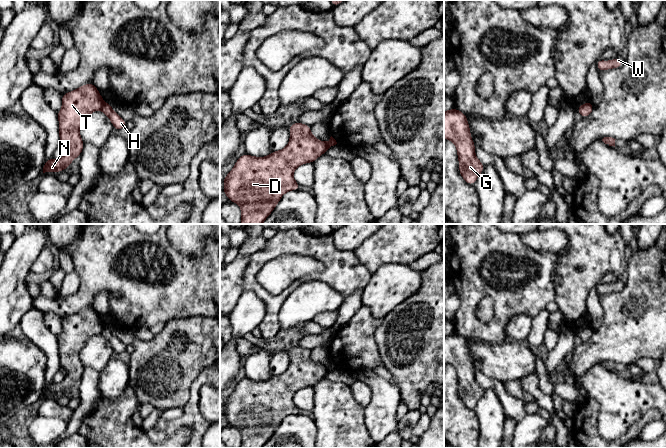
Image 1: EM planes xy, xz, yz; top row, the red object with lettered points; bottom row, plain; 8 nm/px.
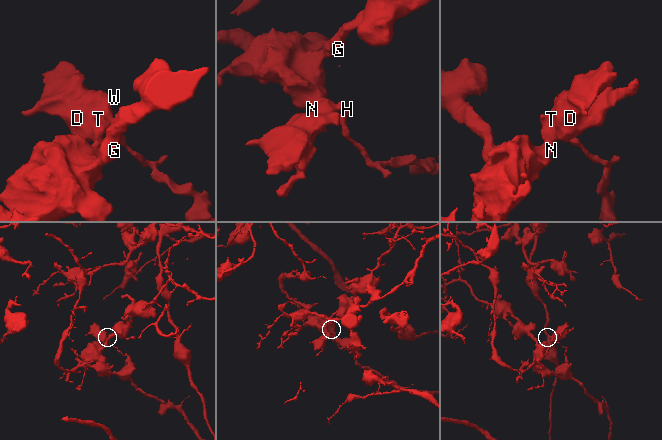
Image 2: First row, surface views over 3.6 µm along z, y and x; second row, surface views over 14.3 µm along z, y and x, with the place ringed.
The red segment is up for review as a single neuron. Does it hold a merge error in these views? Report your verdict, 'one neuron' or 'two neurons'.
two neurons

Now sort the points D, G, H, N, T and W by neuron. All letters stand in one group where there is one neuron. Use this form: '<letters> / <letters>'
D G N T W / H

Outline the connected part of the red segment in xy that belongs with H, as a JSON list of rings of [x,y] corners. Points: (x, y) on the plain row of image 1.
[[[104,326],[101,334],[111,344],[113,353],[121,354],[126,351],[126,345],[123,344],[111,331],[110,328]]]

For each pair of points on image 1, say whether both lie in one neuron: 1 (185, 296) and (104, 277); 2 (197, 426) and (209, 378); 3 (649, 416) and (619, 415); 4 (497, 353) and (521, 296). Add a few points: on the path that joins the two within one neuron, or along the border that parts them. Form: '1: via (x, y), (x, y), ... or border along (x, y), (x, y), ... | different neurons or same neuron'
1: via (165, 289), (153, 289), (124, 281) | same neuron
2: via (194, 413), (194, 388), (196, 386) | same neuron
3: border along (655, 407), (649, 408), (625, 432) | different neurons
4: border along (507, 339), (500, 343), (478, 341) | different neurons

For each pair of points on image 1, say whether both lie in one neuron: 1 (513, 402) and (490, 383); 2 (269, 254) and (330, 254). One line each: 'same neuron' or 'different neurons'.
1: same neuron
2: same neuron

